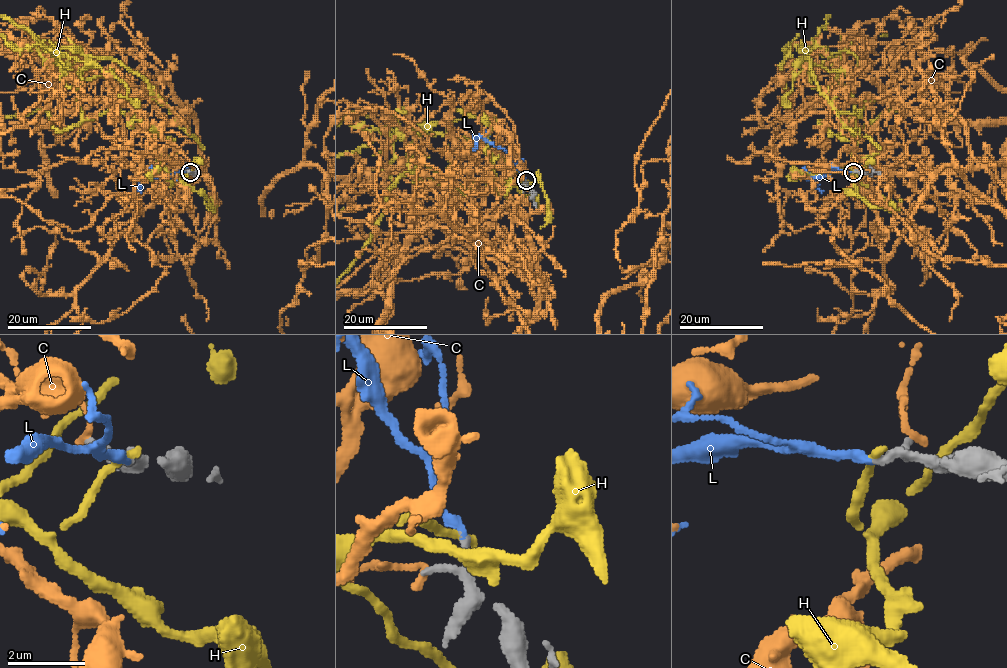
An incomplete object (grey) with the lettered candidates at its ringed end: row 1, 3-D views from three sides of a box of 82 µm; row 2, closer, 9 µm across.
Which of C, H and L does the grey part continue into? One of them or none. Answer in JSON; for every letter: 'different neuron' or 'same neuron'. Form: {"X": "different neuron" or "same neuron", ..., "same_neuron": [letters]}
{"C": "different neuron", "H": "different neuron", "L": "same neuron", "same_neuron": ["L"]}

